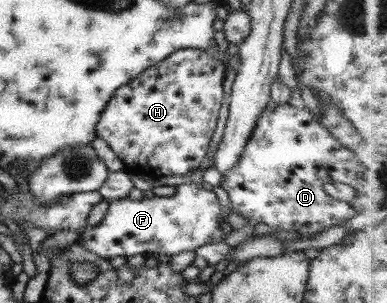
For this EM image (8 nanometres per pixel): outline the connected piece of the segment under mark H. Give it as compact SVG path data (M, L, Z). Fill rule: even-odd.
M201 49L175 50L167 58L141 71L124 86L119 86L105 102L98 114L94 129L96 135L114 152L122 164L141 176L183 176L200 168L207 154L211 134L223 98L223 65L207 56Z

